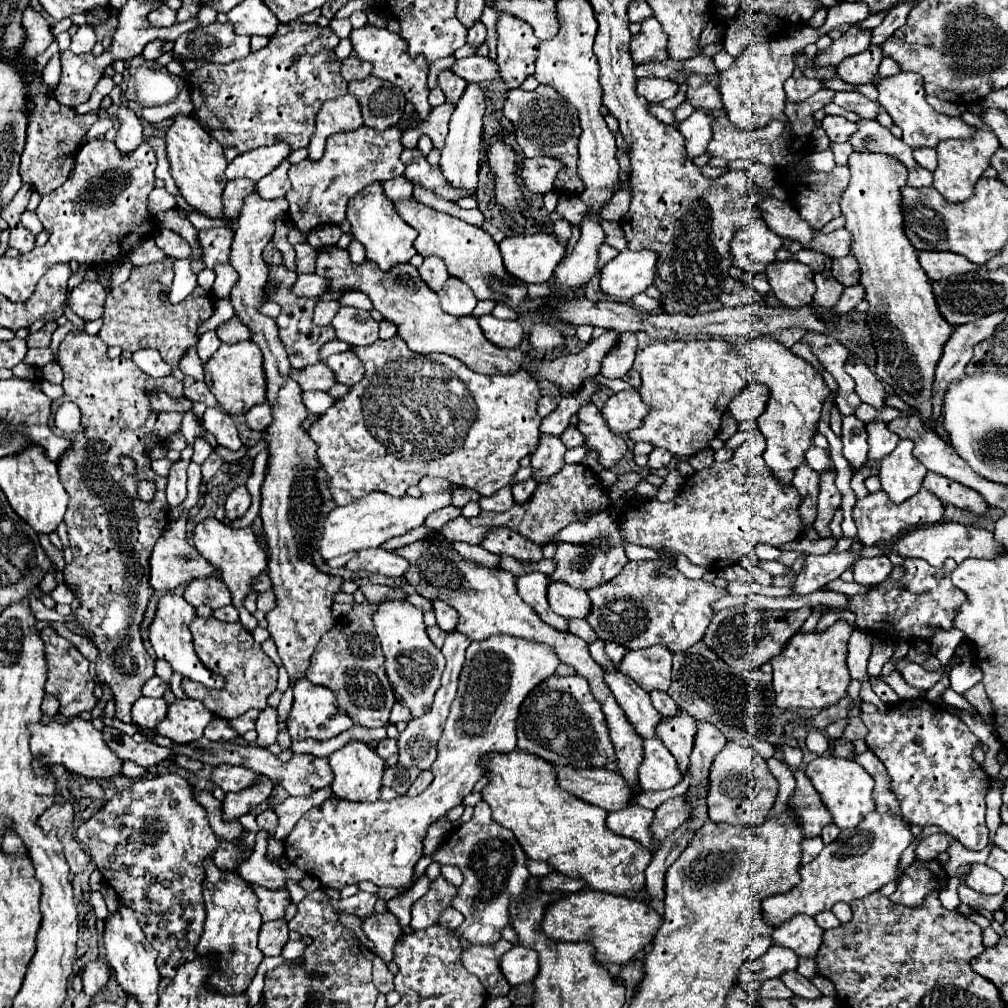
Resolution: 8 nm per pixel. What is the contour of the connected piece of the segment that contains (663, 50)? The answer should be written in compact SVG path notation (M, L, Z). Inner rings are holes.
M647 18L641 22L641 30L631 36L629 50L633 64L667 60L667 34L659 26L657 18Z

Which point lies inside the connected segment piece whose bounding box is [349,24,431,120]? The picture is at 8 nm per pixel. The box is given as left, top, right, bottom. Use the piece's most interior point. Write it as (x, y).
(386, 50)

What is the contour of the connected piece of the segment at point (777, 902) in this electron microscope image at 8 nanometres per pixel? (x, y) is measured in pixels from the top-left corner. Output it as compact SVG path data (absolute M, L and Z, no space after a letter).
M871 812L853 830L841 830L839 838L827 844L813 862L801 866L801 882L795 888L791 888L787 894L777 894L763 900L765 922L775 928L791 920L795 914L815 916L819 912L831 910L837 902L849 904L877 892L881 886L897 878L897 862L911 840L913 834L901 818Z

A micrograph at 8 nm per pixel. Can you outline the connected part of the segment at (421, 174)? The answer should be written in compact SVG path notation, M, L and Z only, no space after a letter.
M417 148L415 150L403 150L401 162L405 164L405 178L407 180L415 180L415 182L423 184L425 188L433 190L439 198L459 200L459 198L467 196L467 190L459 190L459 188L447 184L441 170L439 168L435 170L433 166L429 166L425 156Z

